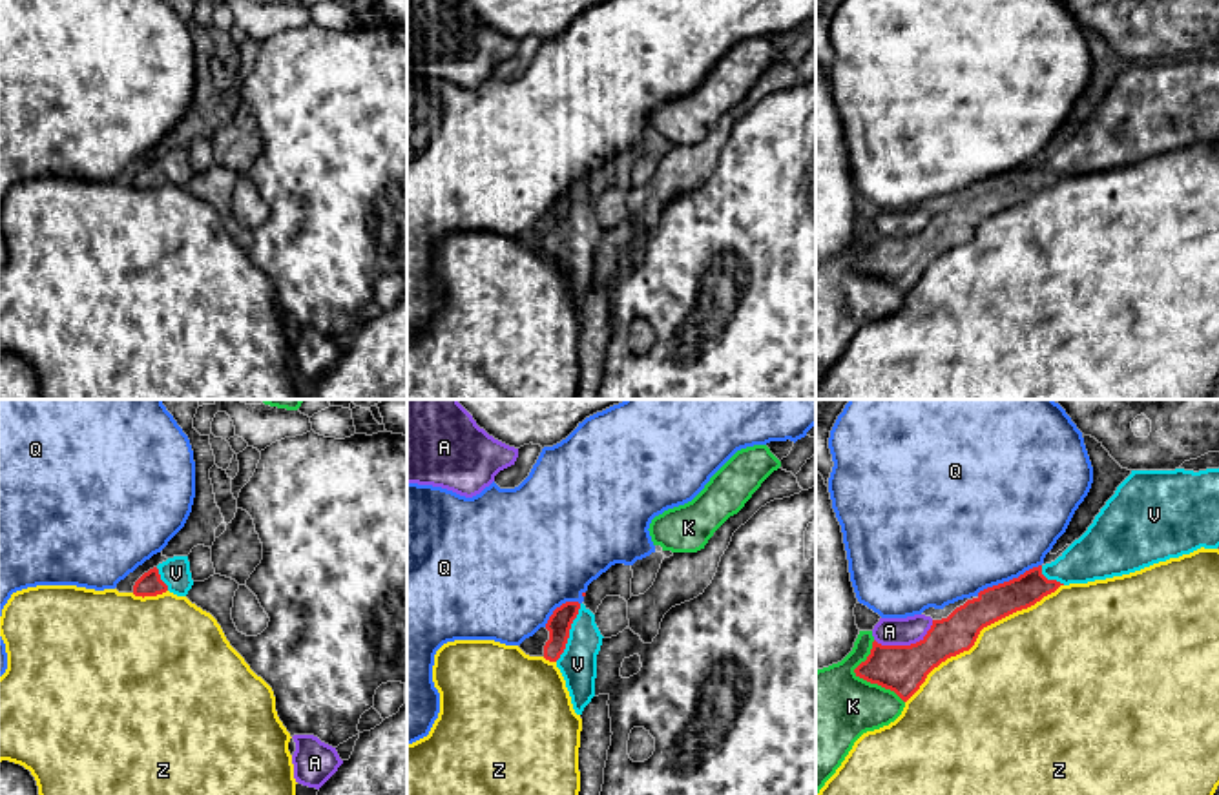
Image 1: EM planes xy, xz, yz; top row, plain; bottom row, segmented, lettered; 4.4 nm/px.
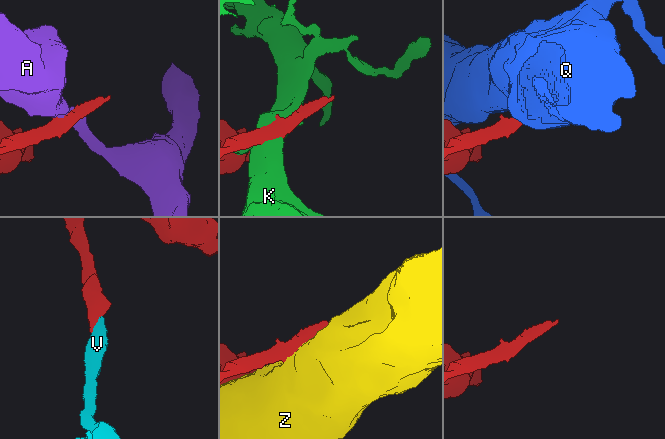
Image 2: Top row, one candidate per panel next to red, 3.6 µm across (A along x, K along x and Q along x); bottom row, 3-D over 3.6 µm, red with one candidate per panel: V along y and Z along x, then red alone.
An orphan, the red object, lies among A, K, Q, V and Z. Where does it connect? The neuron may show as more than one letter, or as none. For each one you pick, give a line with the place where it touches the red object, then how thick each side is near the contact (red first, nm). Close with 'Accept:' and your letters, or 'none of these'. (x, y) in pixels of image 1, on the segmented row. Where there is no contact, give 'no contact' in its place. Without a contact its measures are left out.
V: contact xz (568, 633); calibres 110 and 160 nm
Accept: V

